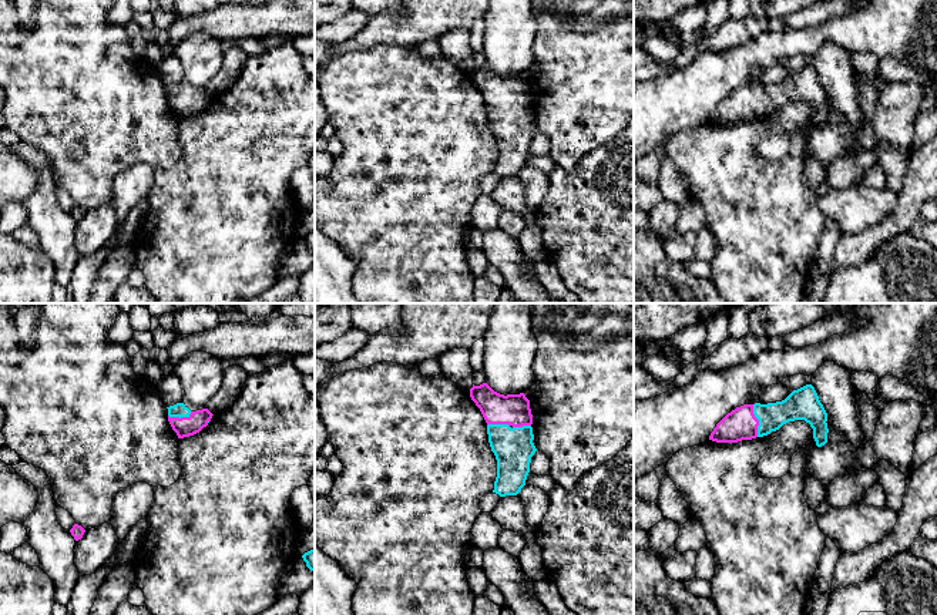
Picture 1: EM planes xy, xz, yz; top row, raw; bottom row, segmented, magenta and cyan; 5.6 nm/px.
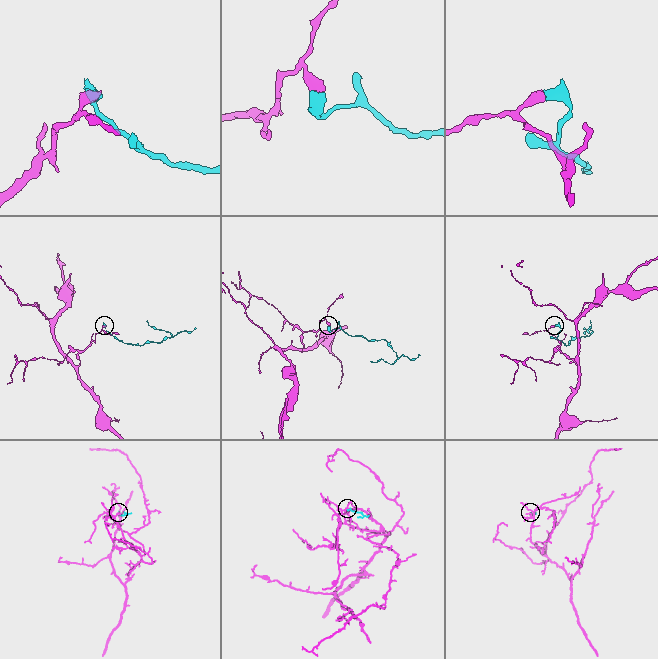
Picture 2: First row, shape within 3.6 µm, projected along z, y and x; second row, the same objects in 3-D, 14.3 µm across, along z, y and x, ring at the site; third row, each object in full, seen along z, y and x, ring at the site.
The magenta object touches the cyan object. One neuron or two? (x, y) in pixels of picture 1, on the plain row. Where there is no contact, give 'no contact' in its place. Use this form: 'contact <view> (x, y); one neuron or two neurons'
contact yz (758, 101); one neuron

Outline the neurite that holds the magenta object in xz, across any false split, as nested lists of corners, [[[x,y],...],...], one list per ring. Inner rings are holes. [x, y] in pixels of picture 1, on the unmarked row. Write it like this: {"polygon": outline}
{"polygon": [[[487,64],[473,65],[470,78],[487,104],[488,124],[497,141],[493,174],[517,177],[525,167],[531,138],[537,132],[530,81],[524,74],[500,75]]]}

